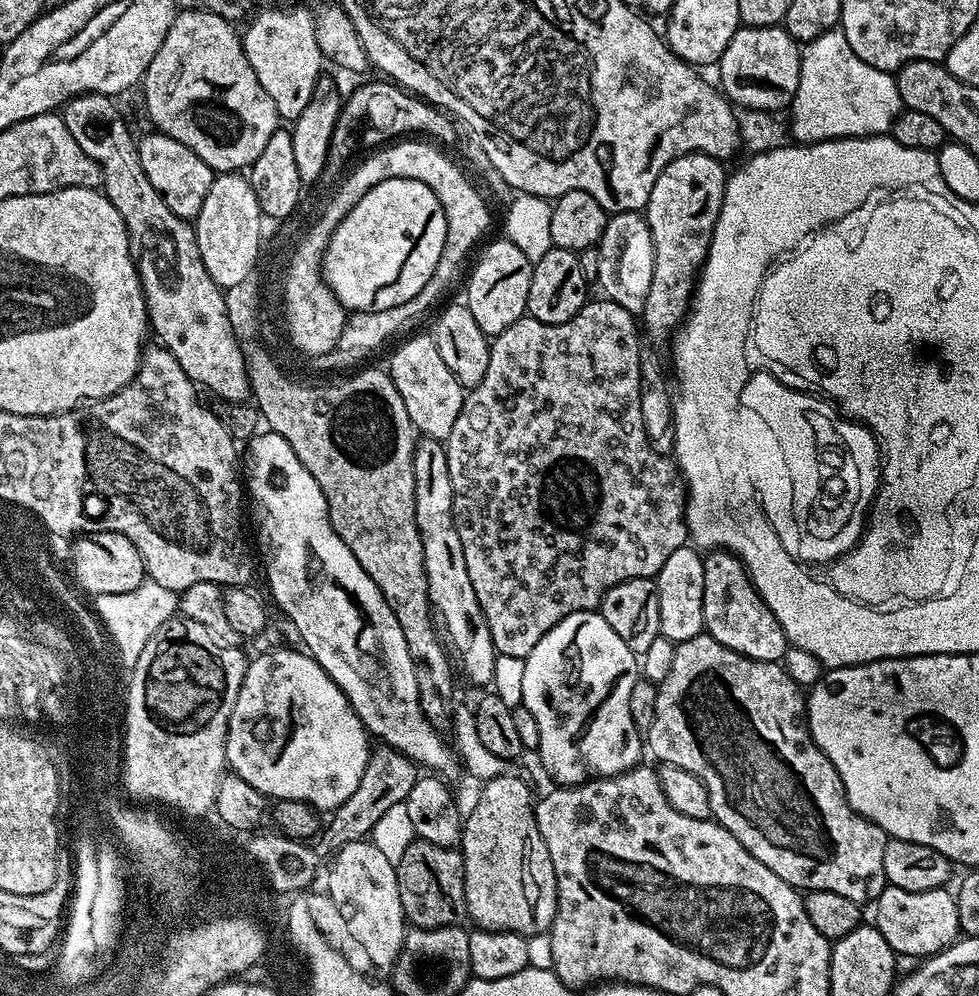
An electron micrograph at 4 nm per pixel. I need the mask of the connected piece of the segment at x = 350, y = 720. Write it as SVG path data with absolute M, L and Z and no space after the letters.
M281 646L264 655L257 655L249 663L240 687L240 693L234 702L234 710L230 714L228 737L226 738L226 754L228 755L226 764L233 773L241 776L251 787L257 788L258 791L263 792L266 797L272 800L273 798L276 799L276 802L297 800L317 810L323 810L323 808L335 810L342 806L342 802L346 802L346 798L350 798L350 794L354 794L354 790L358 790L358 786L362 782L362 774L366 770L366 762L370 755L370 747L368 748L370 733L358 718L356 711L350 706L346 694L328 677L326 670L322 670L320 663L313 660L307 651L299 651L295 652L288 646Z

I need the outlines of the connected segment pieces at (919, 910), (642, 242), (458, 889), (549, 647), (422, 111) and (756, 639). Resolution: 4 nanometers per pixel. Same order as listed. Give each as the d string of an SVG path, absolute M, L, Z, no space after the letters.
M886 886L874 902L874 927L880 931L882 938L886 938L895 953L914 955L917 958L935 956L937 952L956 943L961 935L956 898L948 891L947 887L915 892Z
M634 211L613 213L608 219L606 230L603 231L596 249L599 254L596 282L597 285L600 284L605 299L616 302L632 315L643 313L654 268L653 236L650 234L647 217L643 213Z
M419 838L406 847L402 860L396 865L396 881L402 898L405 921L414 928L454 928L463 925L468 916L466 886L464 885L464 855L455 847L434 846Z
M596 610L575 612L566 618L562 618L562 622L558 622L558 626L554 626L546 633L538 642L538 646L534 646L534 650L530 650L530 654L524 657L524 673L522 674L523 704L526 706L526 710L530 710L530 714L534 714L534 722L538 722L540 764L556 779L555 783L557 785L585 784L587 780L594 780L602 776L617 776L623 772L628 772L641 763L642 732L641 729L636 727L634 718L630 718L630 693L634 691L636 679L638 679L637 653L632 652L630 646L626 646L626 642L622 642L622 638L618 638L618 634L614 634L614 630L610 630L610 622L606 622L606 618L602 618L599 611Z
M384 78L376 79L380 80L358 85L349 96L347 93L346 99L341 103L338 122L330 138L330 150L326 150L326 166L322 166L322 174L314 185L314 191L320 202L327 201L335 192L337 184L346 172L344 163L363 148L375 150L397 138L411 136L427 138L440 146L448 146L444 144L452 144L456 140L457 125L453 117L443 108L429 104L427 100L405 90L401 85Z
M712 550L704 556L706 586L702 586L702 614L704 632L713 636L722 646L755 660L783 661L790 647L786 634L774 618L770 606L752 585L744 564L727 550Z

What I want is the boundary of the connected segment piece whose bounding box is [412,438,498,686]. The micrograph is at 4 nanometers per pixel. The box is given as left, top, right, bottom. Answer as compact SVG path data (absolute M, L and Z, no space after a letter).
M417 439L412 461L414 510L418 534L422 538L422 558L428 579L428 601L431 602L433 613L438 617L439 623L440 620L444 623L443 635L459 671L461 668L465 678L472 684L491 685L498 653L490 638L490 626L486 626L482 606L478 606L478 596L474 594L470 574L466 571L466 554L462 554L462 538L458 538L458 530L454 526L450 470L446 462L444 444L438 440Z

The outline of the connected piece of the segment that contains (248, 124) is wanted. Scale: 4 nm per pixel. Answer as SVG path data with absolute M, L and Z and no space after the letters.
M200 8L177 11L142 81L151 127L194 150L216 174L251 169L278 127L274 102L262 90L236 28L233 21Z

